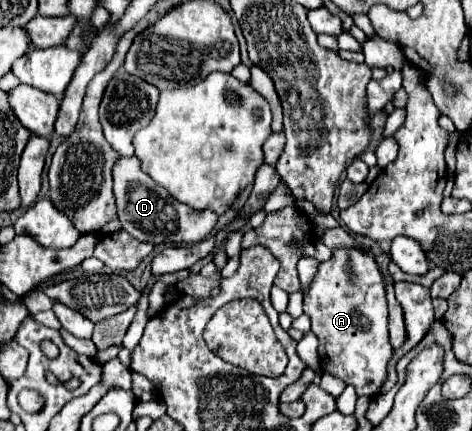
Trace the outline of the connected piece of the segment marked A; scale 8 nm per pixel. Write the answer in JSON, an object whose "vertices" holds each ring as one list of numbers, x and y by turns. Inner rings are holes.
{"vertices":[[332,250,328,262,318,264,318,272,310,286,304,290,304,312,312,320,312,332,320,340,320,366,324,372,338,376,346,384,352,384,360,396,376,396,380,384,386,380,386,364,392,356,388,340,388,312,384,298,384,278,378,270,376,258,366,250]]}

